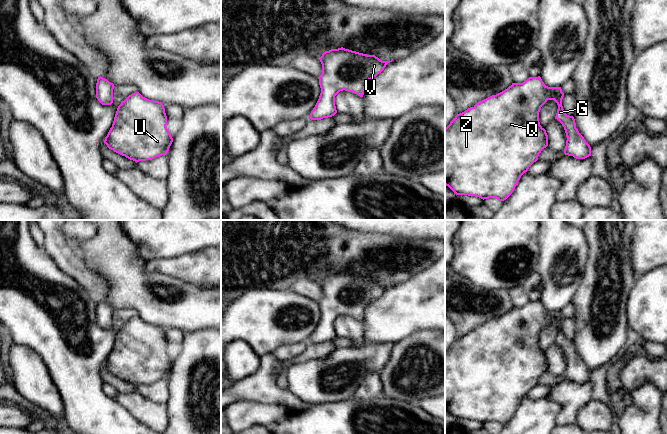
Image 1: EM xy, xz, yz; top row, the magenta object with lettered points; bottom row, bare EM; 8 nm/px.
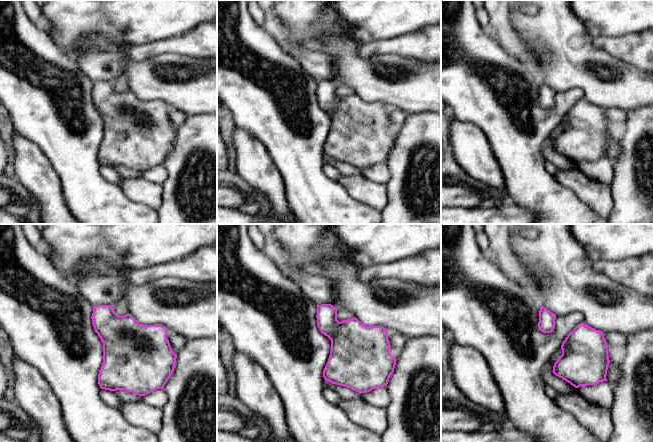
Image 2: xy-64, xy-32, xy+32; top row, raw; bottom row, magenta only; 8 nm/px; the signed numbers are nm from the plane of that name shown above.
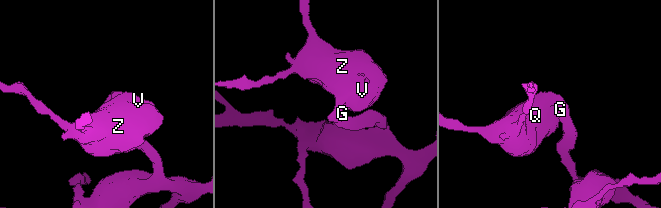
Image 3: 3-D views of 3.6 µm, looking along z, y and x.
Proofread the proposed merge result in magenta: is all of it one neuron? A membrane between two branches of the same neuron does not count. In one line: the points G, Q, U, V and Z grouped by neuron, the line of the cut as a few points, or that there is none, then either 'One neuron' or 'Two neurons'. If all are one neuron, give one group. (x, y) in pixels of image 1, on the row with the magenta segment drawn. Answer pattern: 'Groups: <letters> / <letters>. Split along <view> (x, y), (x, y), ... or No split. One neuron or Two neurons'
Groups: G Q U V Z. No split. One neuron

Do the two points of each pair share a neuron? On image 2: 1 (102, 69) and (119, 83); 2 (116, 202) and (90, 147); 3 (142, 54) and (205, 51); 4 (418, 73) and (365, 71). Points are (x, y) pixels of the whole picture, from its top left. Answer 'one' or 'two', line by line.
1: two
2: one
3: one
4: one

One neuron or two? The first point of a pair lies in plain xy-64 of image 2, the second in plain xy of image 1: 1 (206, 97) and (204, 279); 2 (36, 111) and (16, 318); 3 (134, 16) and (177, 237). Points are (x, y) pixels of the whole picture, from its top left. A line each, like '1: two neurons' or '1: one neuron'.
1: two neurons
2: one neuron
3: one neuron

